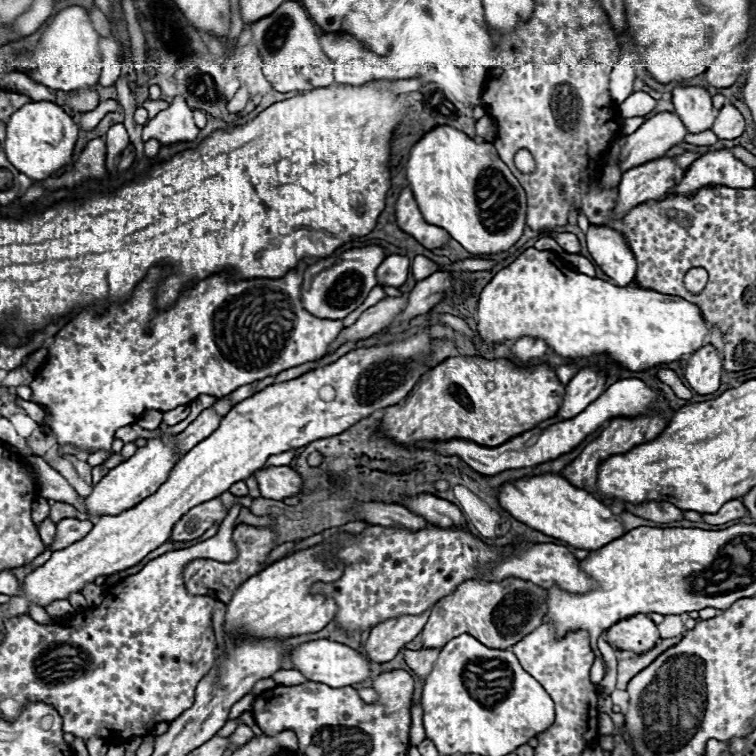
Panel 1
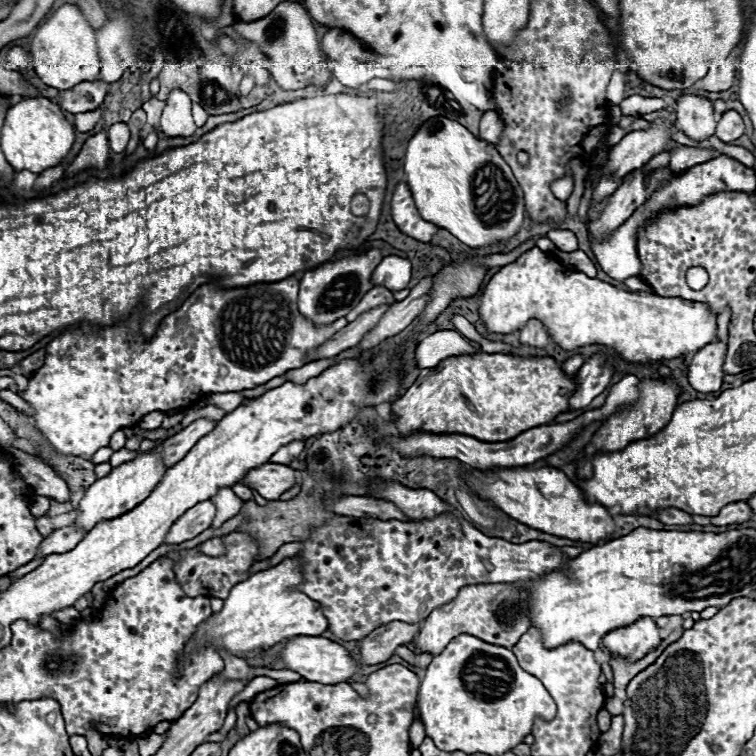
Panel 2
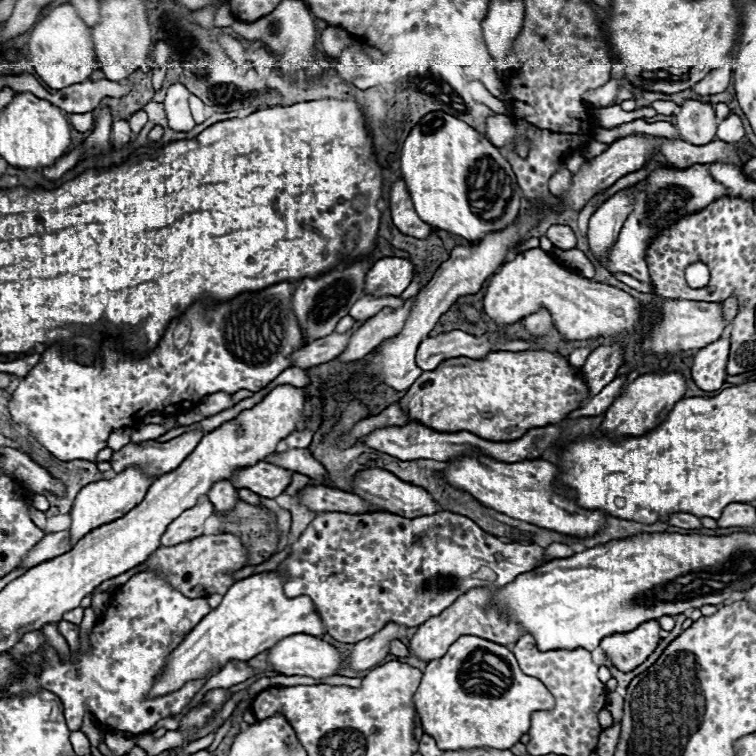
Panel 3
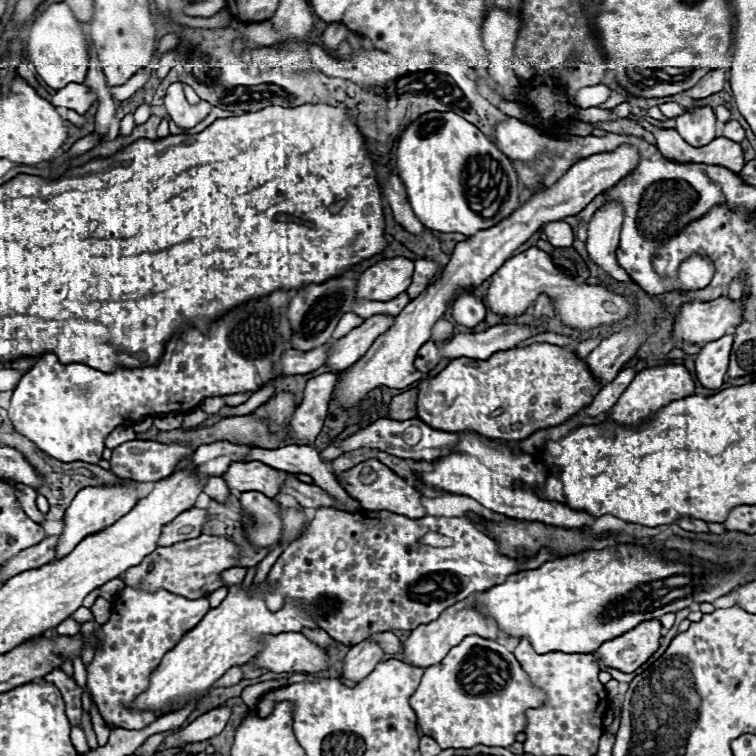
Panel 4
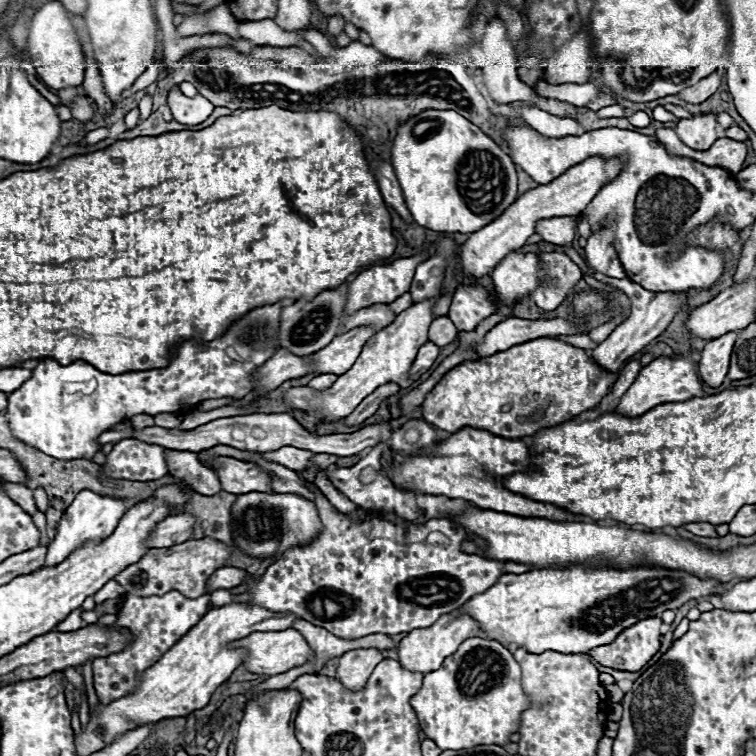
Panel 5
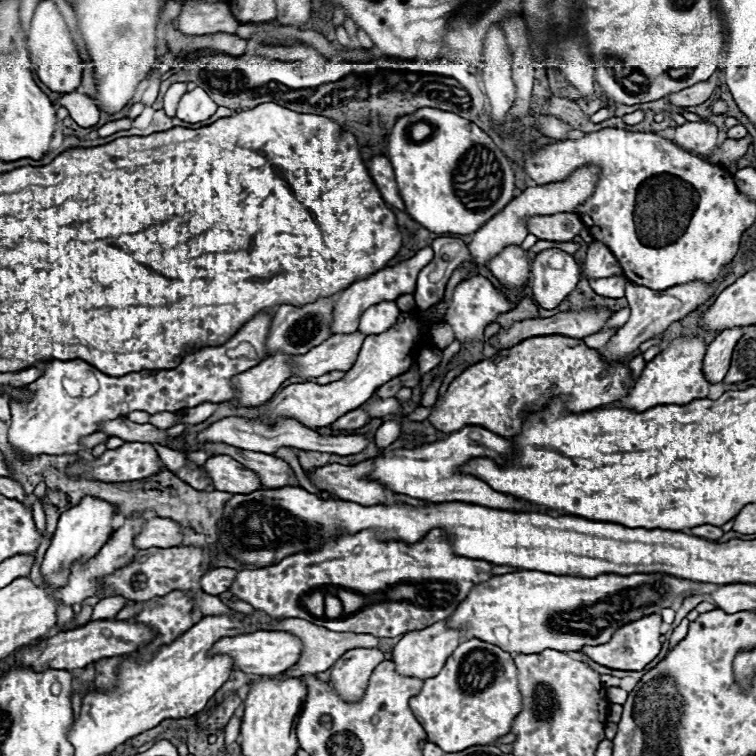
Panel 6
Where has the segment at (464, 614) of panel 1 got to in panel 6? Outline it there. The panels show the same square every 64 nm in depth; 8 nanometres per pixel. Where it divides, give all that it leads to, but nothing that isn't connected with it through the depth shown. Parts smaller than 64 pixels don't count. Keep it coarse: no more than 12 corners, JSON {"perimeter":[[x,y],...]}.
{"perimeter":[[446,622],[408,632],[392,650],[400,676],[434,678],[466,636]]}

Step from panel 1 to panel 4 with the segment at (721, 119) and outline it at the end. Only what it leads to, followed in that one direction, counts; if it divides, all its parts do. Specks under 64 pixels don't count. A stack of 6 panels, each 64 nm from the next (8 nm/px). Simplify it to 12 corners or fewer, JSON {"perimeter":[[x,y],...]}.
{"perimeter":[[736,120],[724,124],[722,136],[734,142],[744,140],[744,130]]}

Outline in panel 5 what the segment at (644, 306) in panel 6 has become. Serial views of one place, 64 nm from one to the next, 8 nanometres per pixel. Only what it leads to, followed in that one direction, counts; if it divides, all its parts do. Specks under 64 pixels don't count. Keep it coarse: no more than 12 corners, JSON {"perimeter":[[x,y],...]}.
{"perimeter":[[624,278],[608,282],[630,298],[630,316],[598,348],[596,364],[618,372],[660,336],[690,290],[650,292]]}

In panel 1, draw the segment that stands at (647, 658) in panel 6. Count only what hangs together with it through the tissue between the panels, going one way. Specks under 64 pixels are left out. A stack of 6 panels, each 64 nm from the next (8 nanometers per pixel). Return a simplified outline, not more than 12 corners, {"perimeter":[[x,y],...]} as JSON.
{"perimeter":[[636,614],[608,628],[618,650],[642,654],[660,642],[656,624]]}

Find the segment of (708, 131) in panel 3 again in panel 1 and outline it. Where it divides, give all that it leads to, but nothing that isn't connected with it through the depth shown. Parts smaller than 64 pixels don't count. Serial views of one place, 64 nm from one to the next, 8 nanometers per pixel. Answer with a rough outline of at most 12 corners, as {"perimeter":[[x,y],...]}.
{"perimeter":[[678,84],[678,118],[690,134],[712,128],[708,90]]}

